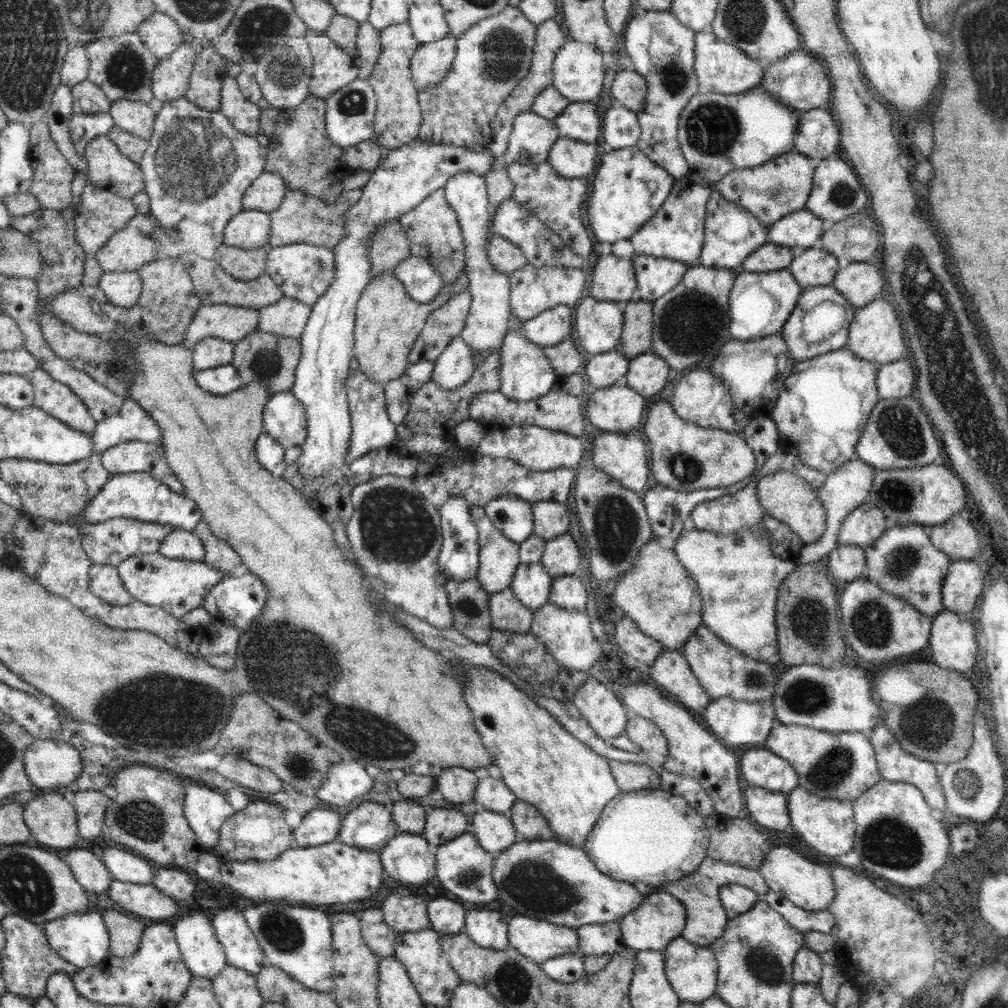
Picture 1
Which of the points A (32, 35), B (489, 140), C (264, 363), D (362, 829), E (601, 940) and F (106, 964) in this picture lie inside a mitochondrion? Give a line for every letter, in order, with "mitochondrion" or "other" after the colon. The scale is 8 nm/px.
A: mitochondrion
B: other
C: mitochondrion
D: other
E: other
F: other

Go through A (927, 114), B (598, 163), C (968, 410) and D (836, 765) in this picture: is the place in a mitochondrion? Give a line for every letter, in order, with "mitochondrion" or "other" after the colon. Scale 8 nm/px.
A: other
B: other
C: mitochondrion
D: mitochondrion

